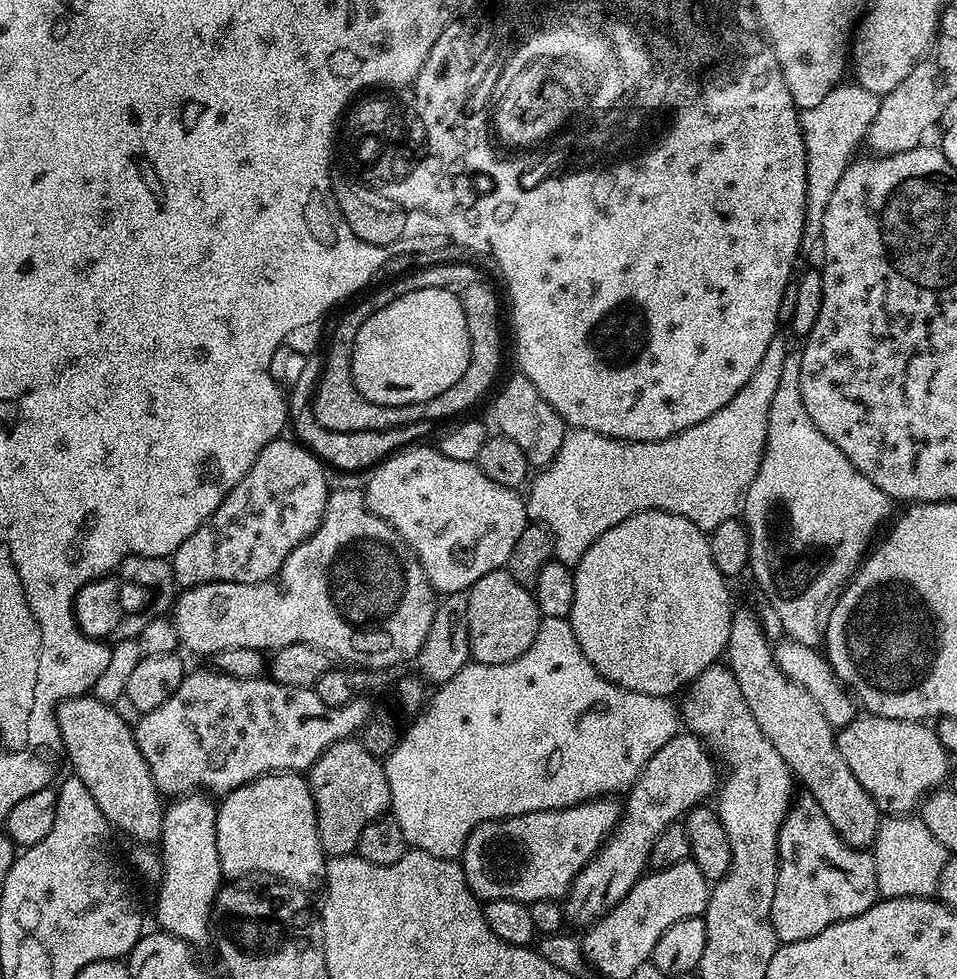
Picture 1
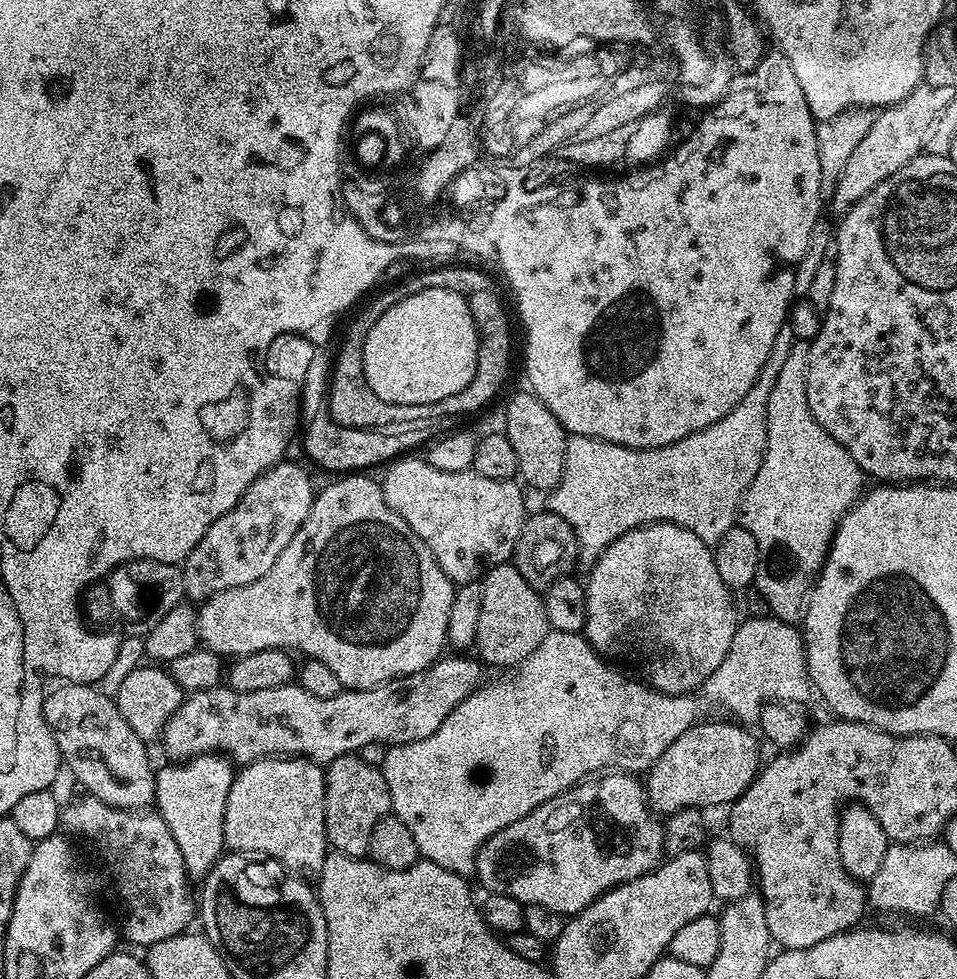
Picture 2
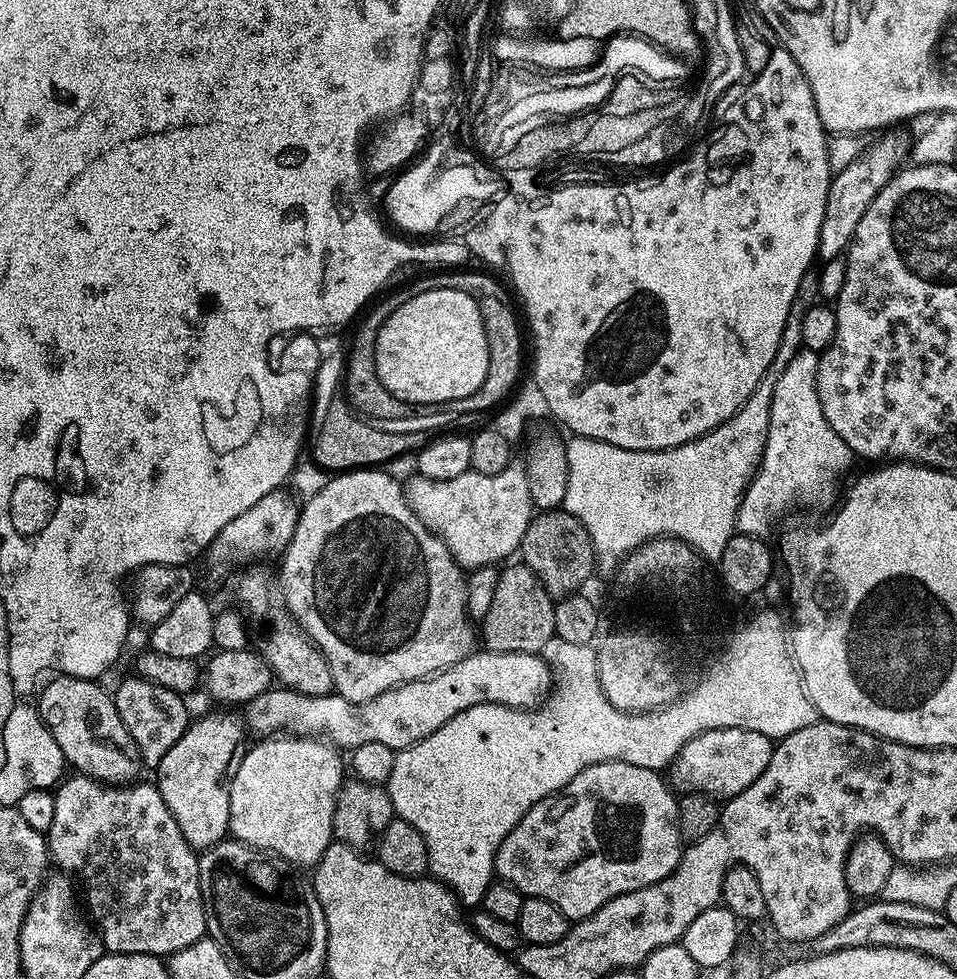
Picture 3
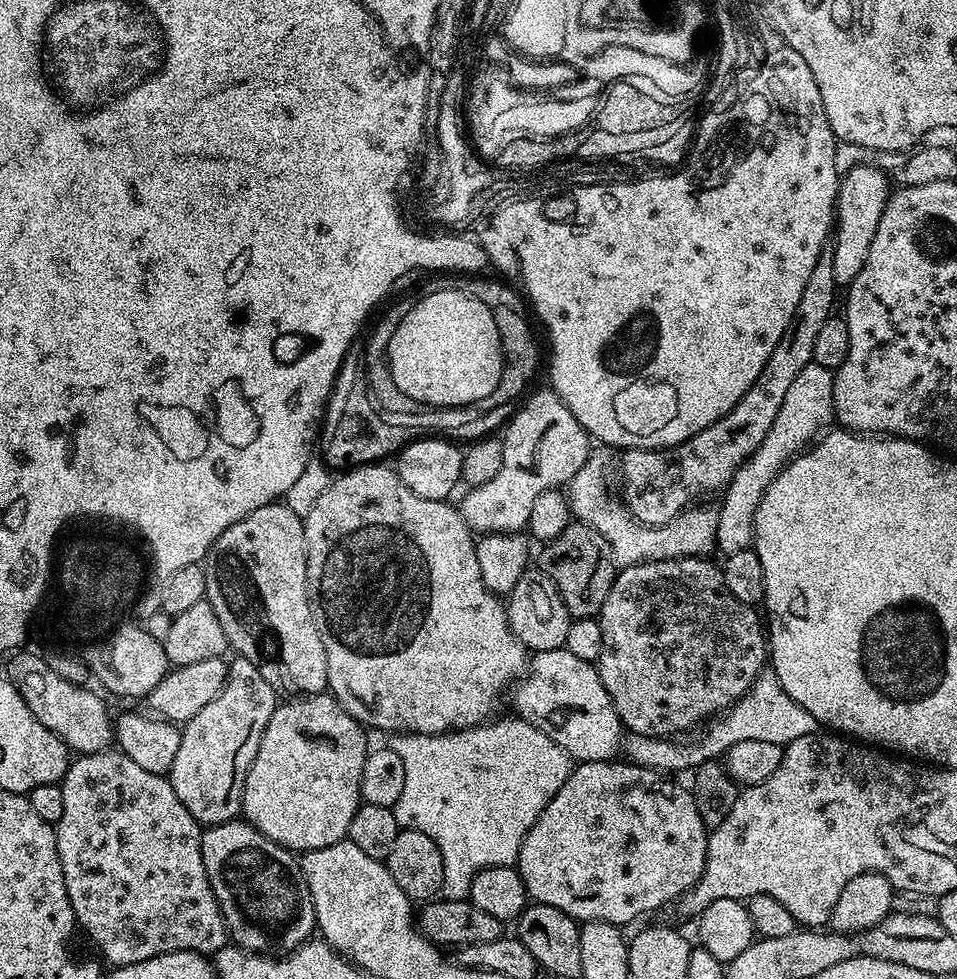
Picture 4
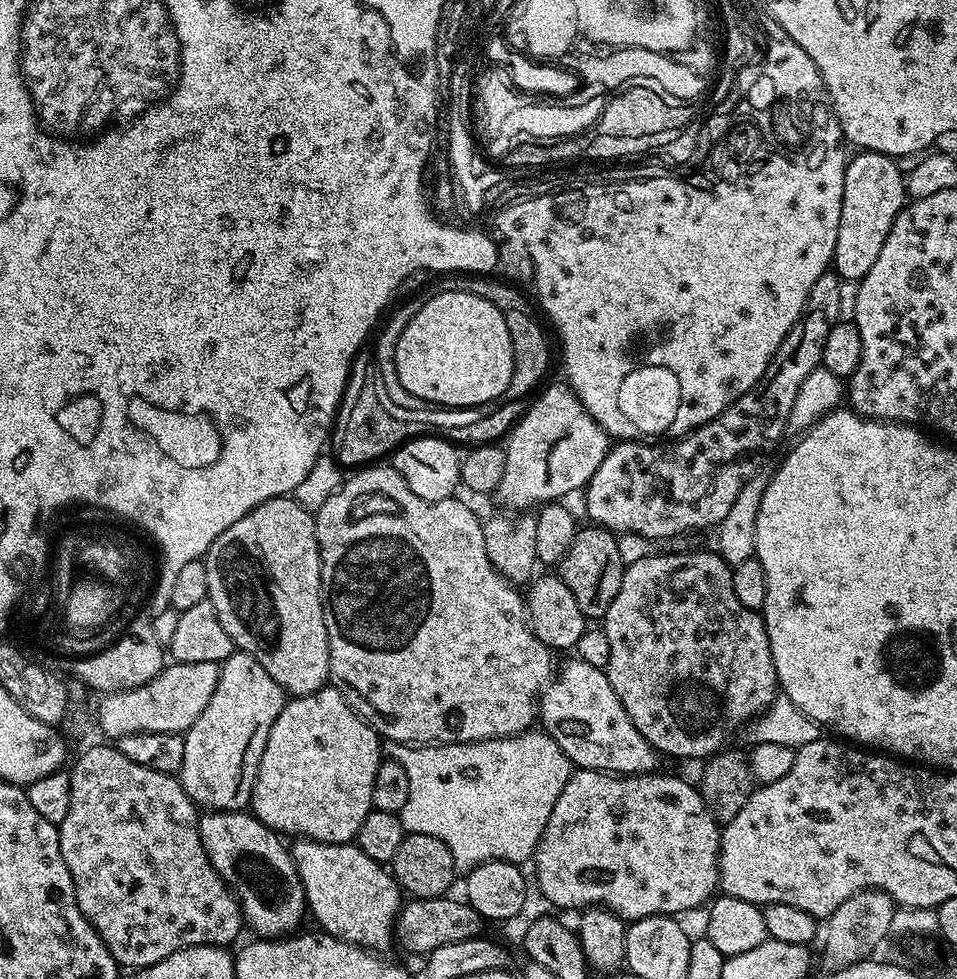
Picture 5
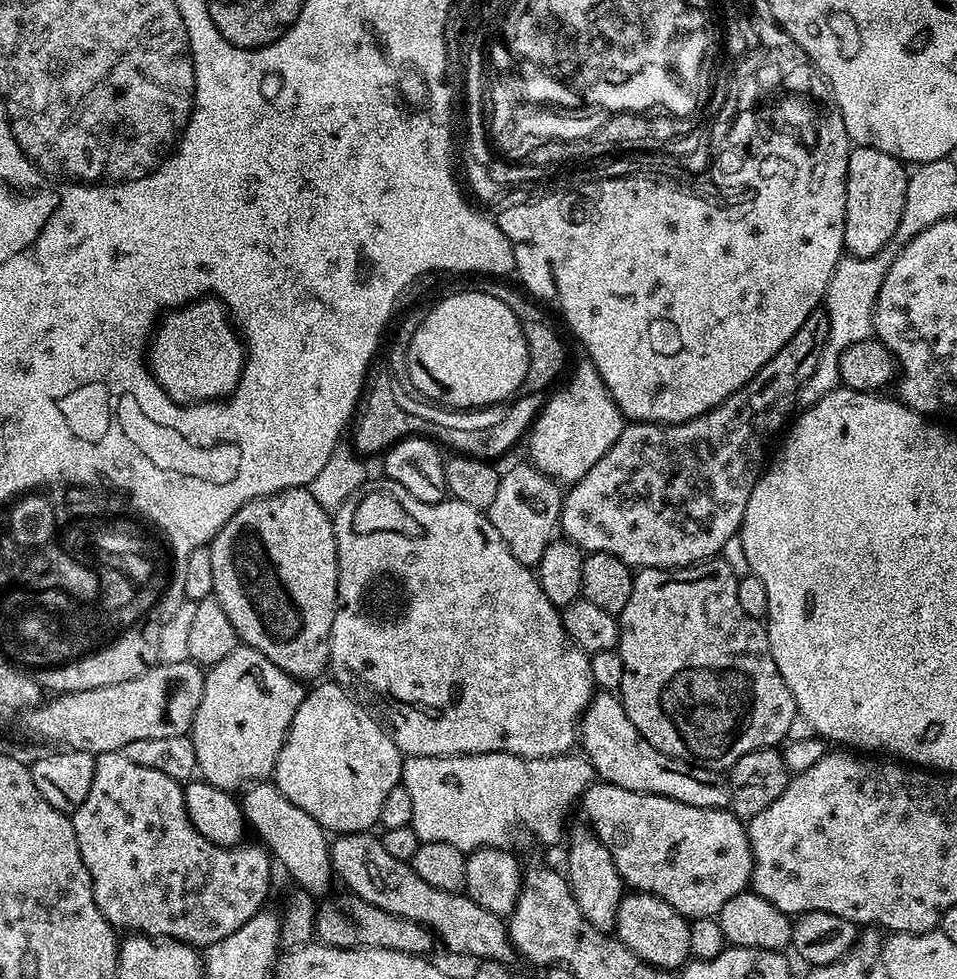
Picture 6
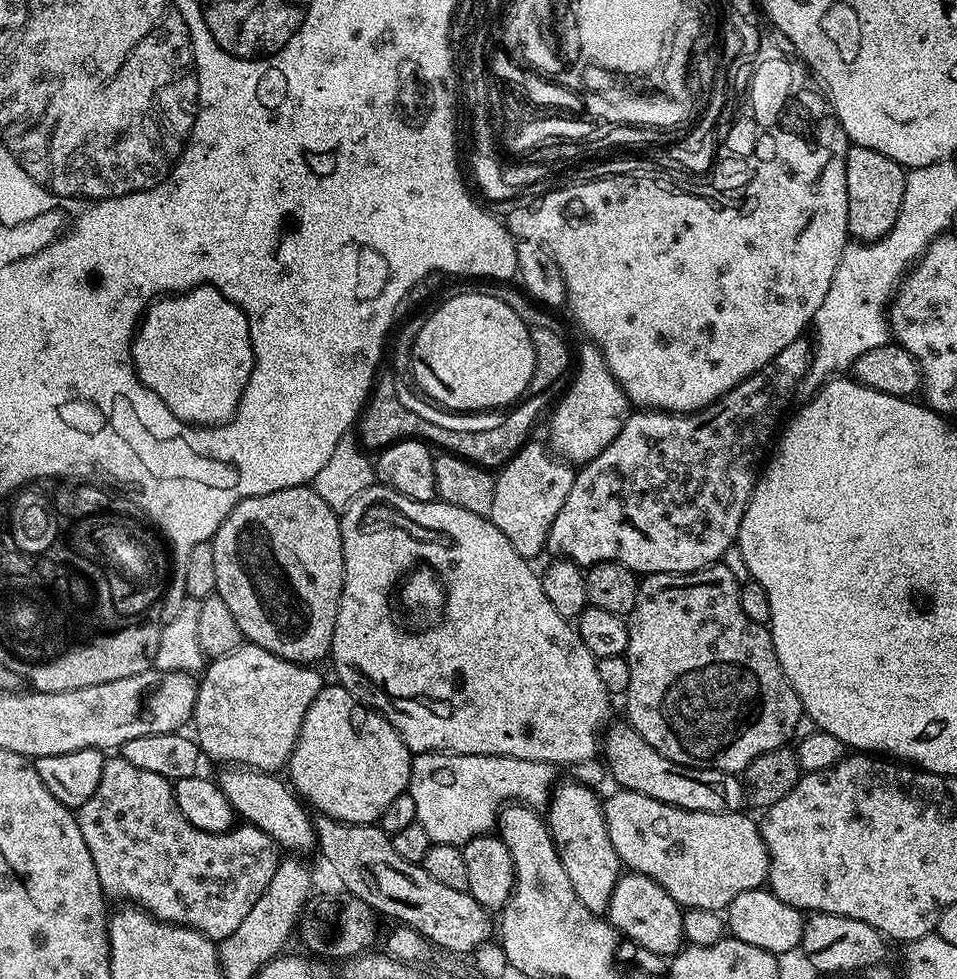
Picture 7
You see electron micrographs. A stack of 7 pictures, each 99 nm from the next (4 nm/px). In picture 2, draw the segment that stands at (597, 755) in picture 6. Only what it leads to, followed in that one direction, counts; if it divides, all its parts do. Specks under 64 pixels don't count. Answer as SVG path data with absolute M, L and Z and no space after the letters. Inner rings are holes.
M468 654L452 655L456 656L445 655L429 668L423 668L421 672L399 676L398 679L379 684L376 688L341 690L334 698L317 698L315 694L306 694L306 690L302 690L296 682L286 686L274 686L274 690L239 692L221 686L191 693L182 702L182 706L178 706L170 722L166 722L162 737L164 752L172 762L219 754L228 757L236 766L269 758L303 758L327 766L334 758L359 753L370 743L391 746L430 738L430 734L434 734L434 730L438 730L438 726L446 722L454 706L458 706L458 702L462 702L475 688L479 688L485 679L485 669L479 659L471 660Z

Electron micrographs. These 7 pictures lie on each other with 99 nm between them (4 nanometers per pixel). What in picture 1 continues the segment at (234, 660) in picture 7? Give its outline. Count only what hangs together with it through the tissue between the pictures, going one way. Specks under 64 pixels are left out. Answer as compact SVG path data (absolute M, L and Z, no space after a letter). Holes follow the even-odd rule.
M189 794L173 799L165 807L164 821L158 841L162 853L162 871L158 881L160 889L156 892L156 920L161 929L177 936L186 943L199 946L209 943L210 925L212 923L212 907L216 894L222 887L222 873L218 862L218 838L216 837L217 805L211 804L209 797L204 794Z

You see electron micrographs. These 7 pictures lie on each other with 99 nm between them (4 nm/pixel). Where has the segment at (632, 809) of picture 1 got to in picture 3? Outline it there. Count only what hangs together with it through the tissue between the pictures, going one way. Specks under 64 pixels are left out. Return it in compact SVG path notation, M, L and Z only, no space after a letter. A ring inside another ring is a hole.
M741 728L708 730L695 736L689 744L684 744L680 753L672 761L670 765L670 773L672 772L672 776L670 775L671 783L681 793L707 792L717 798L737 796L742 794L742 790L746 790L746 786L750 786L754 782L754 778L758 778L758 774L762 774L762 770L766 770L766 766L770 763L772 757L773 747L774 741L769 736L754 730L742 730Z

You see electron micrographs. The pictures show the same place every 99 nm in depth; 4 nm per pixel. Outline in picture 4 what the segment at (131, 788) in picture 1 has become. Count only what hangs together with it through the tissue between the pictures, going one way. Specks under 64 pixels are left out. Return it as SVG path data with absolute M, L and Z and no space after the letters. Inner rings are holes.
M26 671L24 681L18 687L28 709L34 714L36 723L46 726L64 743L64 747L76 754L106 752L114 744L114 720L108 717L108 708L96 692L84 688L83 683L67 680L50 672Z

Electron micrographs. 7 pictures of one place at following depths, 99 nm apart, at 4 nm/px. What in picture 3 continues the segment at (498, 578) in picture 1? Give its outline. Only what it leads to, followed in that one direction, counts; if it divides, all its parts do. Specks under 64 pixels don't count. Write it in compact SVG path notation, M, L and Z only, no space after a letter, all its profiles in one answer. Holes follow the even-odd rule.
M522 562L500 568L498 587L490 610L482 618L482 644L489 652L543 653L546 642L556 635L554 610L556 605L542 582Z

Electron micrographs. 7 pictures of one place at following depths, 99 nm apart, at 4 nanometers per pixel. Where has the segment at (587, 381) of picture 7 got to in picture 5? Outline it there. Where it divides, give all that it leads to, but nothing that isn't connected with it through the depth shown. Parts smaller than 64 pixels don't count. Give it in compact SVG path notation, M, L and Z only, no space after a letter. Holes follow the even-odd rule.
M567 383L546 388L533 404L527 405L524 417L506 437L503 487L520 500L556 502L567 492L579 493L594 470L598 470L610 447L608 433Z

